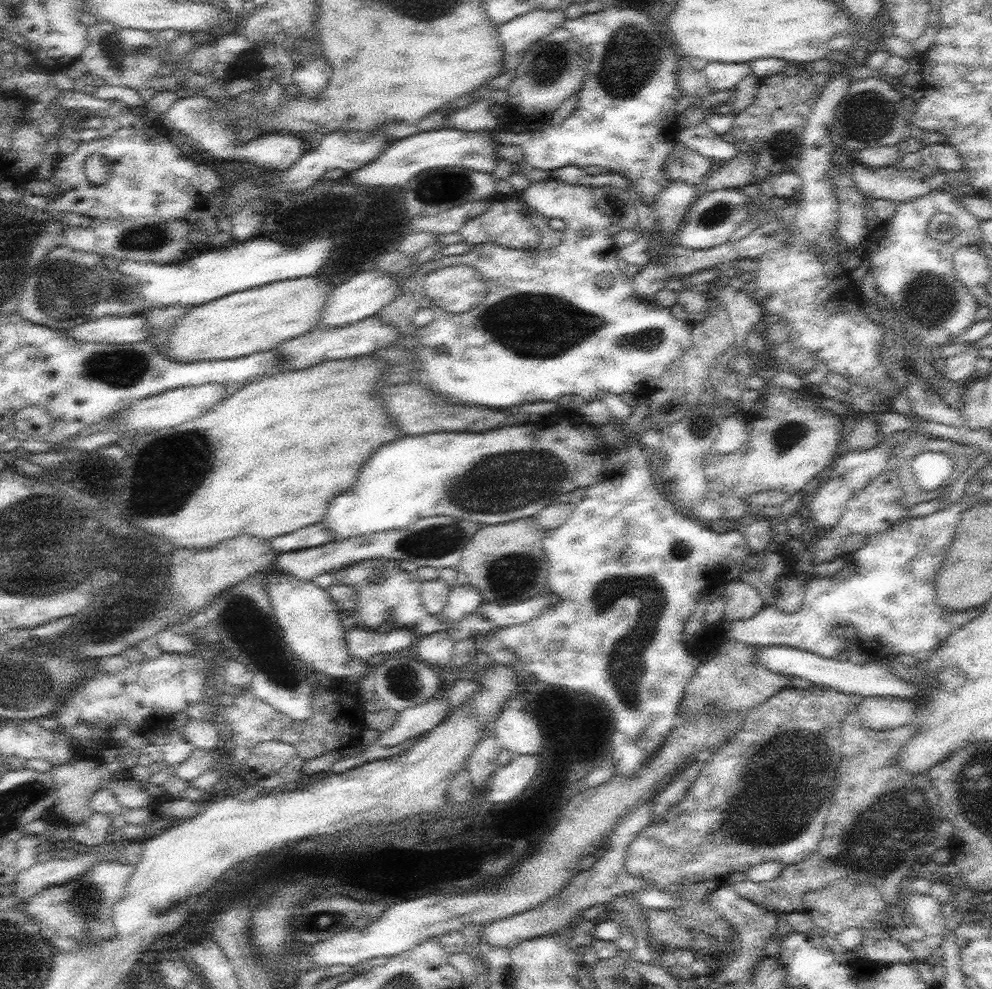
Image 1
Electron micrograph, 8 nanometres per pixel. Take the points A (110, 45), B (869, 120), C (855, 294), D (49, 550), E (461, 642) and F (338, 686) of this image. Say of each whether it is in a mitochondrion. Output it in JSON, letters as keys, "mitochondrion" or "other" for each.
{"A":"mitochondrion","B":"mitochondrion","C":"other","D":"mitochondrion","E":"other","F":"other"}

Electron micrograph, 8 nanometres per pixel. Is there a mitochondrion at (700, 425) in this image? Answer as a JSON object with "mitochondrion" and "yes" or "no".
{"mitochondrion":"yes"}

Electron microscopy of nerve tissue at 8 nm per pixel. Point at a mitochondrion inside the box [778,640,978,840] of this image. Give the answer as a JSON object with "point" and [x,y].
{"point":[962,788]}

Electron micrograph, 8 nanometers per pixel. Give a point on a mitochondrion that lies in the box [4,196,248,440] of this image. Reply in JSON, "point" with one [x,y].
{"point":[98,289]}

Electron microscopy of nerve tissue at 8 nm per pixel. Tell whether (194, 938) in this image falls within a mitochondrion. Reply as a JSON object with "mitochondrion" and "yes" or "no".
{"mitochondrion":"no"}

